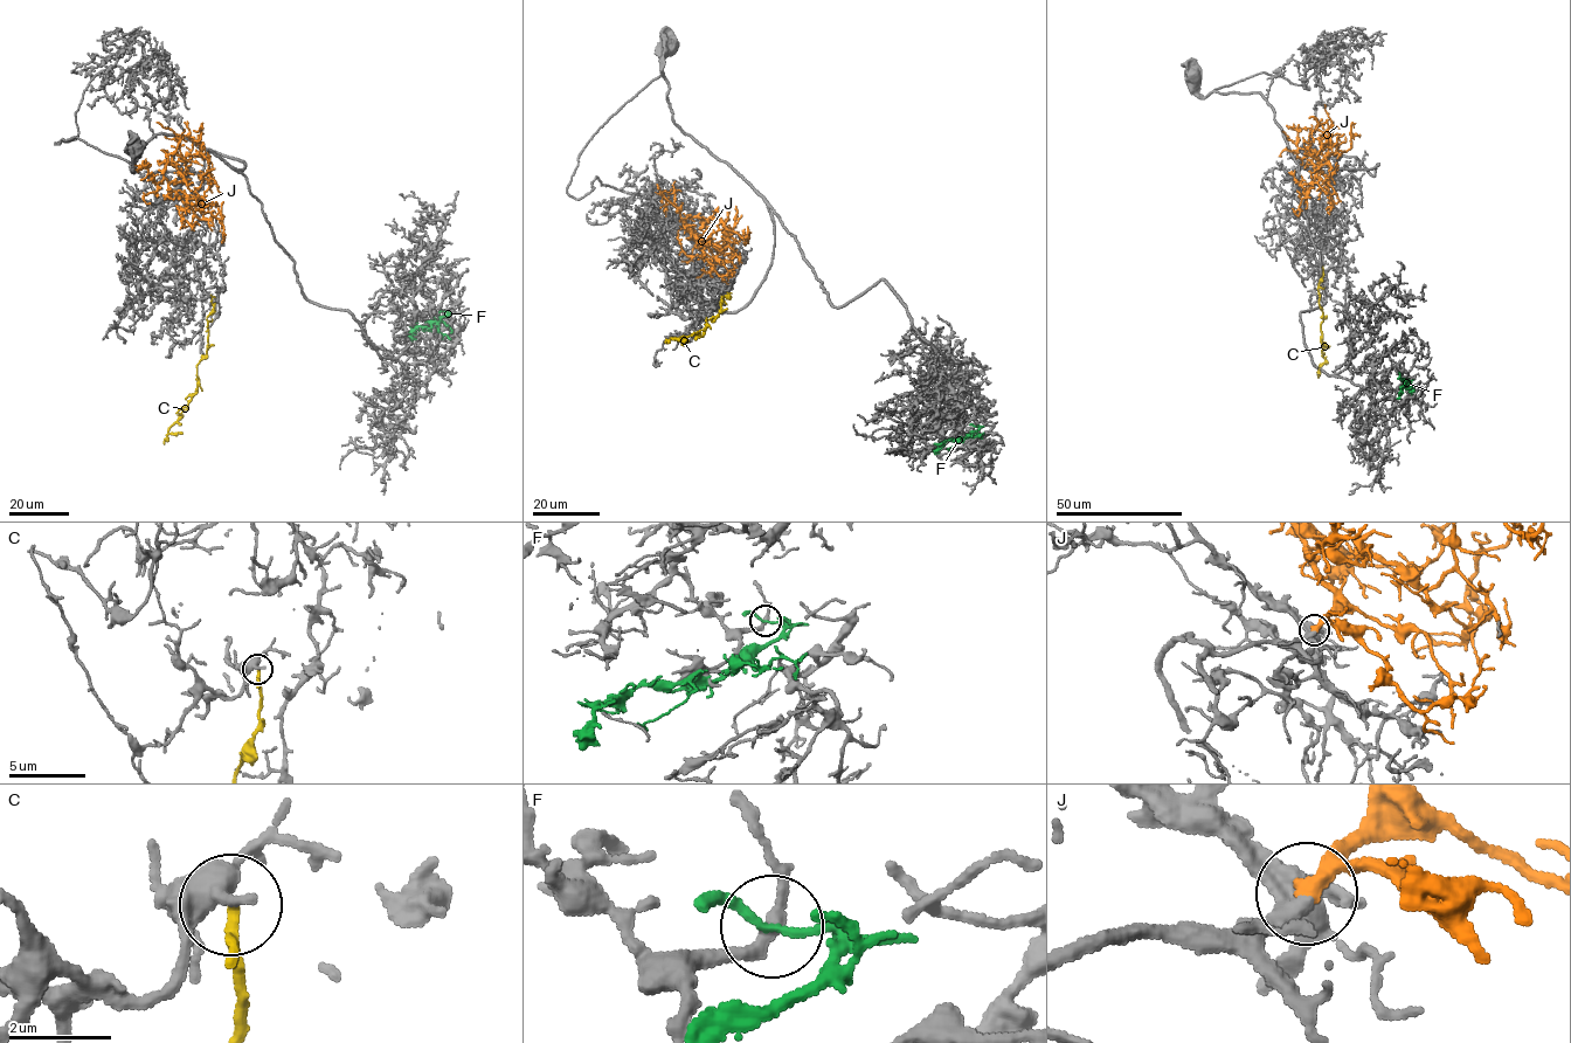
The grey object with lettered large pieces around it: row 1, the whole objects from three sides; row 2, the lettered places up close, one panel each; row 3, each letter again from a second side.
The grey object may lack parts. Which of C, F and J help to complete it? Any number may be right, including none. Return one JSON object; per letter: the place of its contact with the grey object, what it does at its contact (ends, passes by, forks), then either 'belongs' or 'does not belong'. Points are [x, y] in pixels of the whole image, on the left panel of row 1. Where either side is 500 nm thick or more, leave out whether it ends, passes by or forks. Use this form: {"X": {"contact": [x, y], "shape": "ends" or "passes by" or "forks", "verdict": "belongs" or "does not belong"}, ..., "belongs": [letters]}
{"C": {"contact": [210, 295], "shape": "passes by", "verdict": "does not belong"}, "F": {"contact": [443, 310], "shape": "passes by", "verdict": "does not belong"}, "J": {"contact": [179, 200], "shape": "passes by", "verdict": "belongs"}, "belongs": ["J"]}

